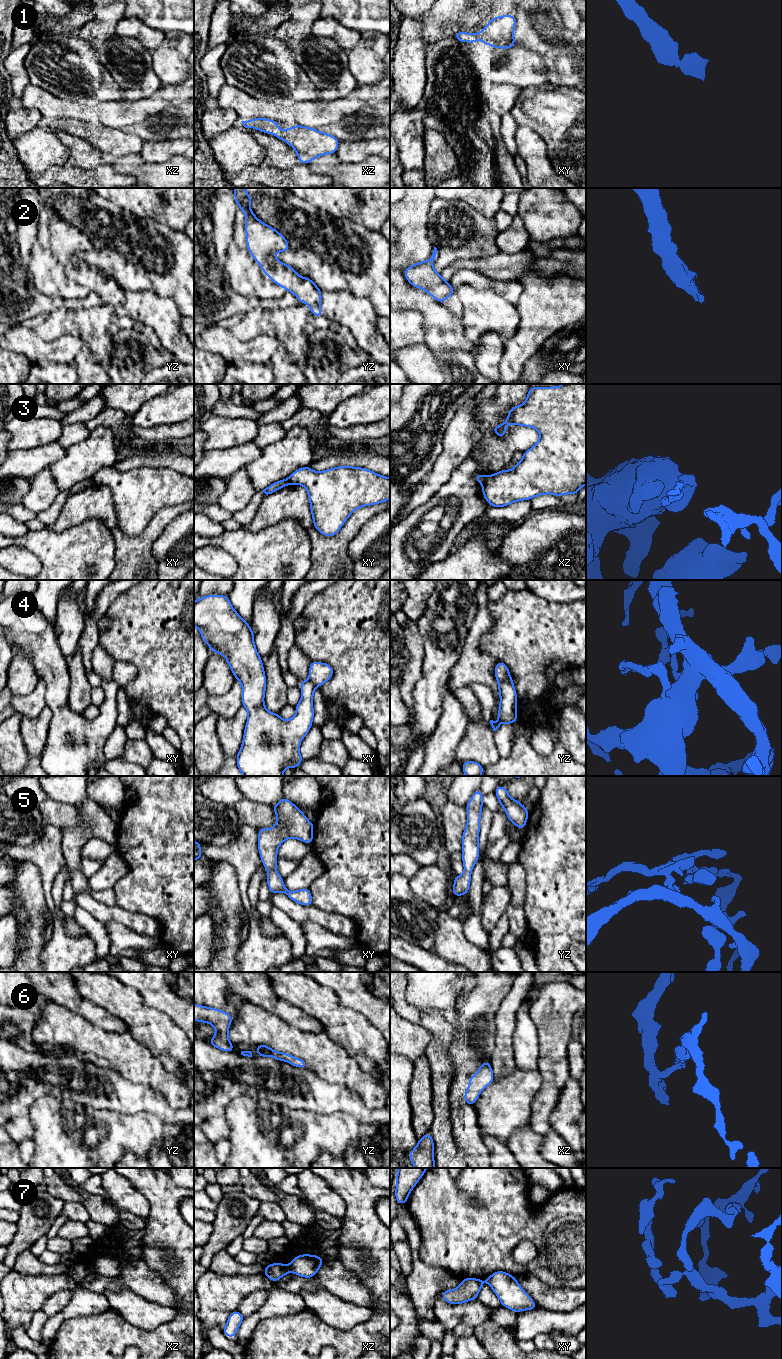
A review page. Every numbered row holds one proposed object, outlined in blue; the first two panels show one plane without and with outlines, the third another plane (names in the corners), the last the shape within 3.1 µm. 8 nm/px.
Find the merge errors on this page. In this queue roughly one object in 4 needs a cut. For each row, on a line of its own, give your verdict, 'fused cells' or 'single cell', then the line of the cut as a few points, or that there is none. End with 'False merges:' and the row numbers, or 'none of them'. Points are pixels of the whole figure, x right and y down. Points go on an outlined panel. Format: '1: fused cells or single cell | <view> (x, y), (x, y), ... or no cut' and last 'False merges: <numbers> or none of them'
1: single cell | no cut
2: single cell | no cut
3: fused cells | xz (487, 476), (482, 484)
4: fused cells | yz (509, 675), (498, 683)
5: single cell | no cut
6: single cell | no cut
7: fused cells | xz (288, 1266), (291, 1271)
False merges: 3, 4, 7

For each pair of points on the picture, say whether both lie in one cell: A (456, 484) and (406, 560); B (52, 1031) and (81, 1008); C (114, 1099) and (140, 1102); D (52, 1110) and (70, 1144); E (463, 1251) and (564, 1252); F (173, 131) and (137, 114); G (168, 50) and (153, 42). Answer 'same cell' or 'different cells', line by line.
A: same cell
B: different cells
C: same cell
D: same cell
E: same cell
F: different cells
G: different cells

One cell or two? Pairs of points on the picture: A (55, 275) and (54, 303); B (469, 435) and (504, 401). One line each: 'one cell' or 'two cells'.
A: two cells
B: two cells

